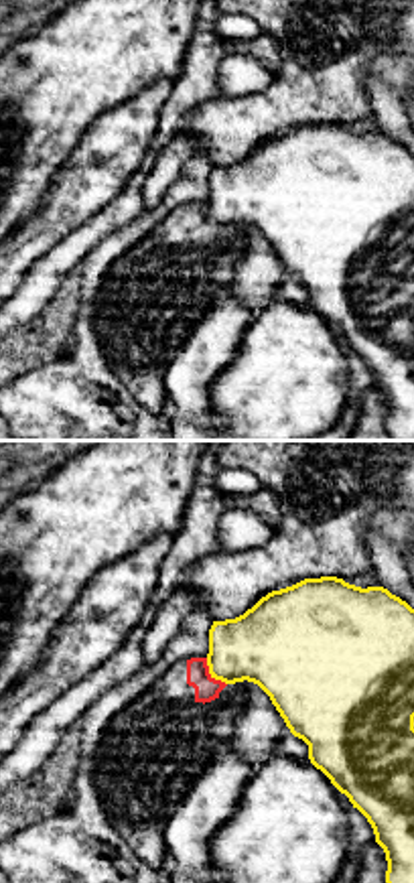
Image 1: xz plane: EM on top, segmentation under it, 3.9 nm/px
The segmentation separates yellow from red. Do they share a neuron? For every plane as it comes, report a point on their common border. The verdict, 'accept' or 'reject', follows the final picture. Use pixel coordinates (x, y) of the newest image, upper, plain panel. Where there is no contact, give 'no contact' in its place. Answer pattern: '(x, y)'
(212, 220)

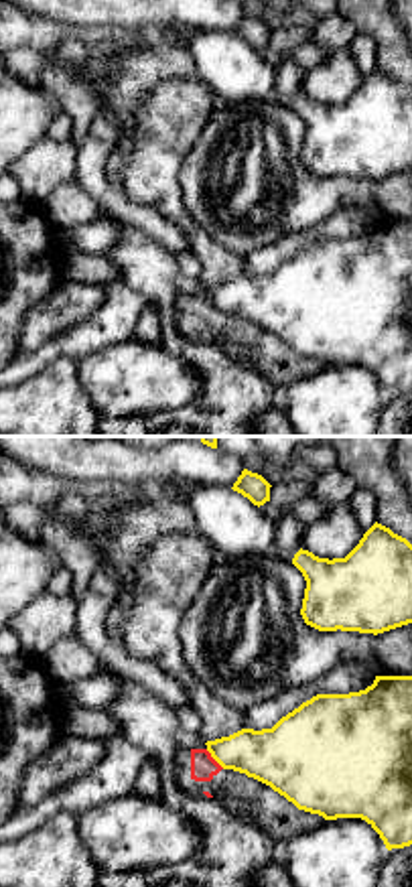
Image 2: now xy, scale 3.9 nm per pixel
(216, 305)

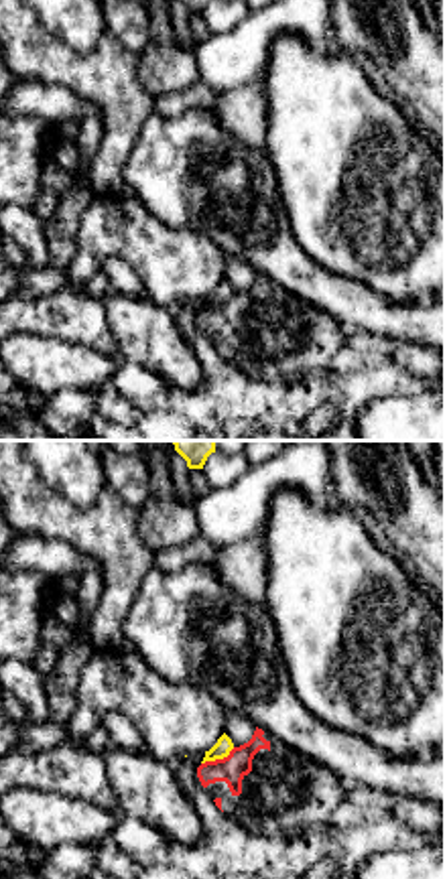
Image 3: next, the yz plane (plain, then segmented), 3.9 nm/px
(218, 303)

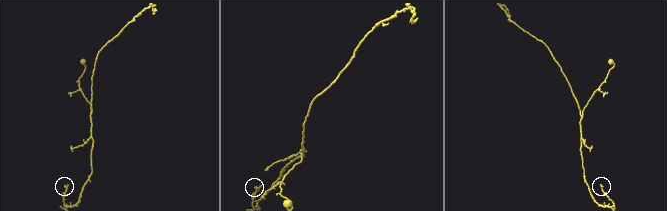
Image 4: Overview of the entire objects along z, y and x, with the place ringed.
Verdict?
reject

